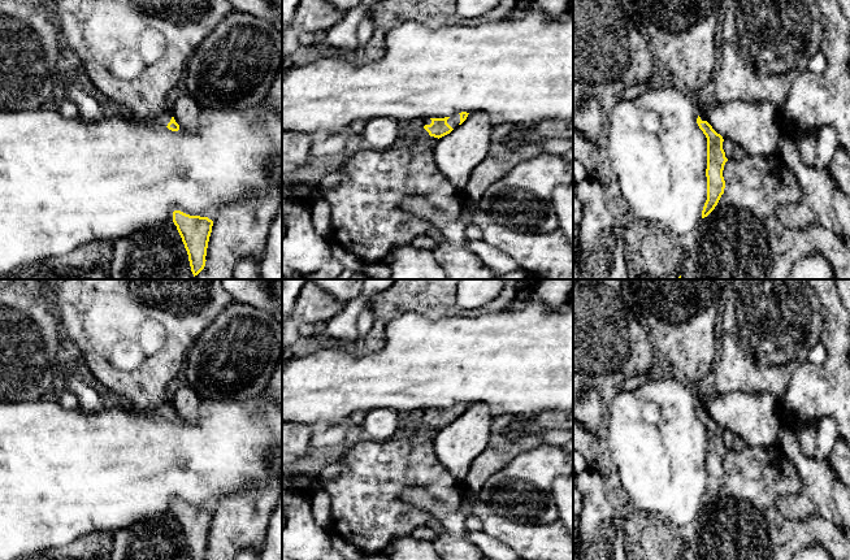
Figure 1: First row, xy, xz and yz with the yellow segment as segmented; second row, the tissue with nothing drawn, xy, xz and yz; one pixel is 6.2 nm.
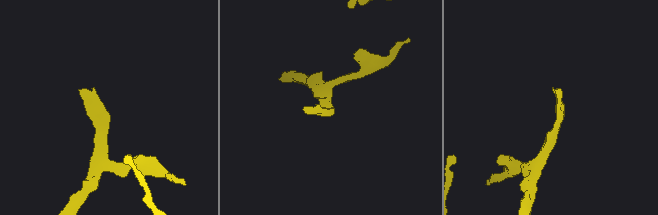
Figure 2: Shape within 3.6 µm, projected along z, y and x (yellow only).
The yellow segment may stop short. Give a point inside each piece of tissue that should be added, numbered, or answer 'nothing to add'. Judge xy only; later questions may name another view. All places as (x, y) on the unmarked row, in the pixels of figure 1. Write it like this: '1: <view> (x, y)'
1: xy (133, 334)

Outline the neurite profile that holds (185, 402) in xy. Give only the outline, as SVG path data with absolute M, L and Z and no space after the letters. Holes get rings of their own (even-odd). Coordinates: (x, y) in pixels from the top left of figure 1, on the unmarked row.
M188 385L175 391L170 404L179 418L185 420L186 422L194 424L198 420L200 398Z

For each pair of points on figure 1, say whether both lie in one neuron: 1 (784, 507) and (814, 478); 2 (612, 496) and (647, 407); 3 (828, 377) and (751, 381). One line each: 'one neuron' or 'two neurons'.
1: one neuron
2: two neurons
3: two neurons

